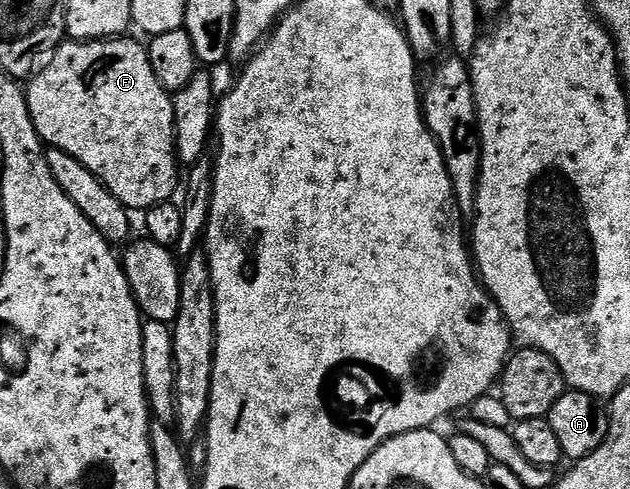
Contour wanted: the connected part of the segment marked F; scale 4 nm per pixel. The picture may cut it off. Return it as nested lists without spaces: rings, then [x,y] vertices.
[[[116,36],[94,42],[64,41],[63,45],[55,51],[50,61],[26,83],[25,93],[31,119],[44,143],[48,147],[56,146],[54,148],[56,151],[67,153],[79,159],[81,165],[89,168],[89,172],[93,172],[93,176],[97,176],[97,180],[101,180],[105,184],[105,188],[109,188],[109,192],[113,192],[113,196],[117,196],[119,203],[126,206],[128,211],[136,212],[135,210],[140,210],[140,212],[146,212],[151,207],[162,202],[172,201],[176,197],[174,195],[175,185],[179,182],[181,163],[177,157],[175,147],[175,104],[172,95],[157,80],[157,76],[153,72],[153,64],[147,55],[147,46],[144,43],[134,42],[131,36]]]

